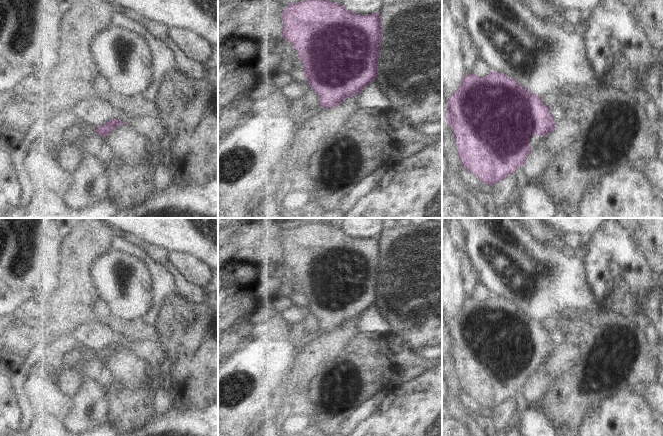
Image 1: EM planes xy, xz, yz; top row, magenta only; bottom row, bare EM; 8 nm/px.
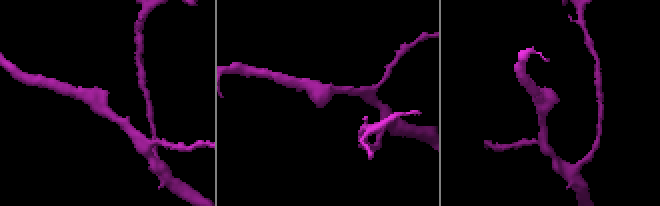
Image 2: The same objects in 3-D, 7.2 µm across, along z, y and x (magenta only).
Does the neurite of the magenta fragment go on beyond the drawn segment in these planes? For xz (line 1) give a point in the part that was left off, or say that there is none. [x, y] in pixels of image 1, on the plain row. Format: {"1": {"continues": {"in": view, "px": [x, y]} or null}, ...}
{"1": {"continues": null}}

